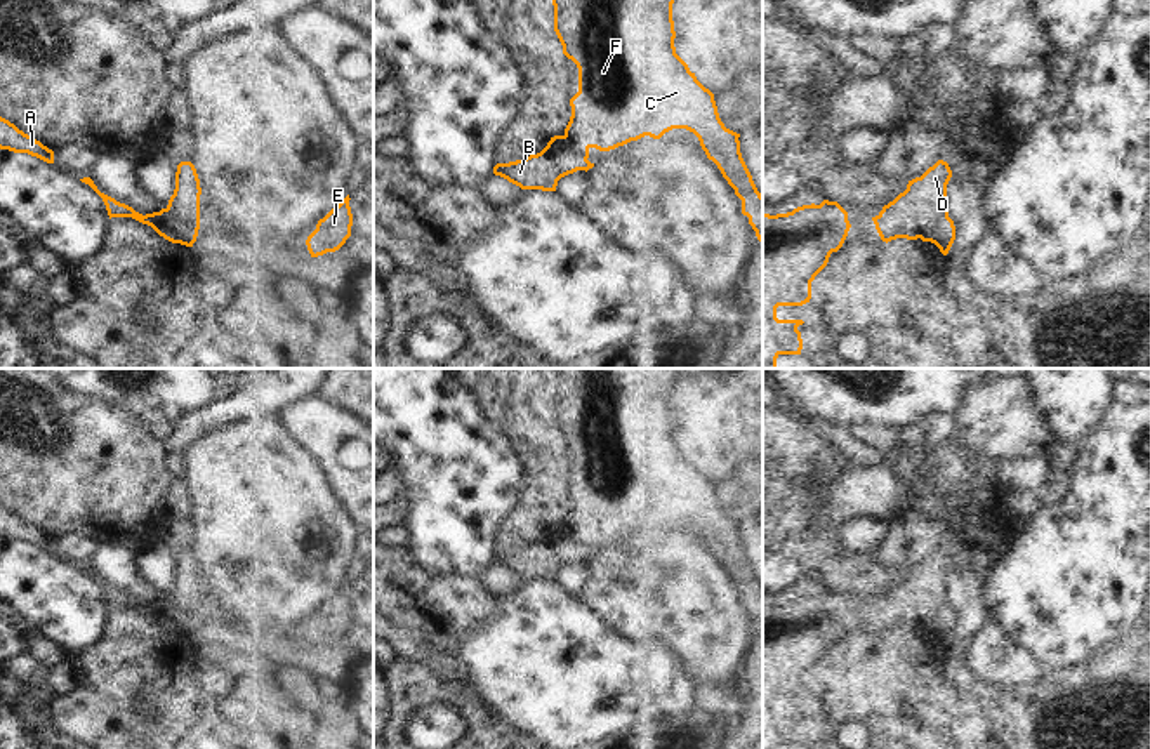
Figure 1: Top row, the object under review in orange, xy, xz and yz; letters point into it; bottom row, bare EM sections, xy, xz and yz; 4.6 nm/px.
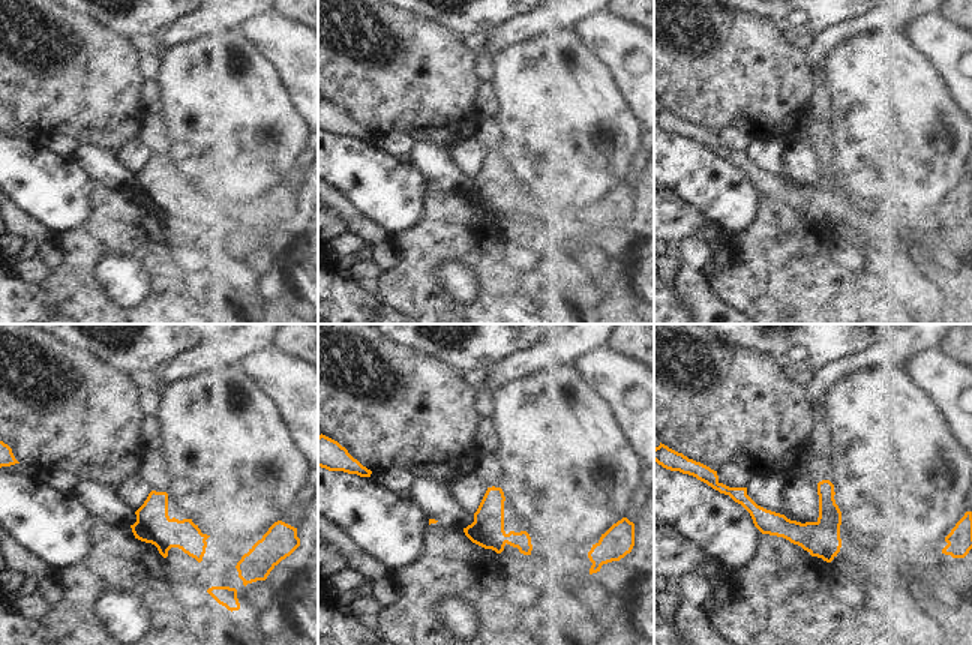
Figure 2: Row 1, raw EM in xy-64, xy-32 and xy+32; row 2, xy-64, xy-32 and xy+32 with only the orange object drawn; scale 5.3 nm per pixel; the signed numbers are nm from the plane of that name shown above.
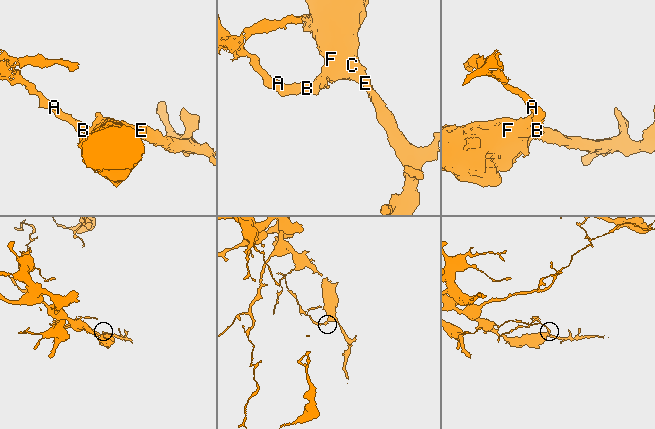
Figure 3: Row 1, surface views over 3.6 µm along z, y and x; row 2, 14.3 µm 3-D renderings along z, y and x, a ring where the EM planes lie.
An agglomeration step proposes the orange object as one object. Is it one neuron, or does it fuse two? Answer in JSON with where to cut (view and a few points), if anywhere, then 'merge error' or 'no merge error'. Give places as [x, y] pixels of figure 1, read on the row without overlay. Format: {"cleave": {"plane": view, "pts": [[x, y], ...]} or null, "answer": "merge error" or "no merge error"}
{"cleave": {"plane": "xy", "pts": [[167, 595], [179, 610], [197, 621]]}, "answer": "merge error"}

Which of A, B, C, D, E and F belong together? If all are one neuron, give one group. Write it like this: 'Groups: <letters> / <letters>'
Groups: A B / C D E F

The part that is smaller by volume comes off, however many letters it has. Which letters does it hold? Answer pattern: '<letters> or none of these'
A, B

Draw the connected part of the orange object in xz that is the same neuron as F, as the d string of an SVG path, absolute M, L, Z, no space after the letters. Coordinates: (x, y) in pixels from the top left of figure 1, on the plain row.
M554 368L554 421L563 434L563 443L578 457L578 481L570 488L572 506L565 518L570 540L589 547L589 539L610 540L644 525L660 528L672 518L693 521L707 547L721 560L723 567L742 589L742 603L763 631L763 584L740 542L740 523L724 516L719 507L714 483L705 478L676 443L672 393L684 368Z

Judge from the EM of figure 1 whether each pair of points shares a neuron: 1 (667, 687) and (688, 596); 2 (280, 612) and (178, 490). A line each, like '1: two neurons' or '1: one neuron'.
1: two neurons
2: two neurons

